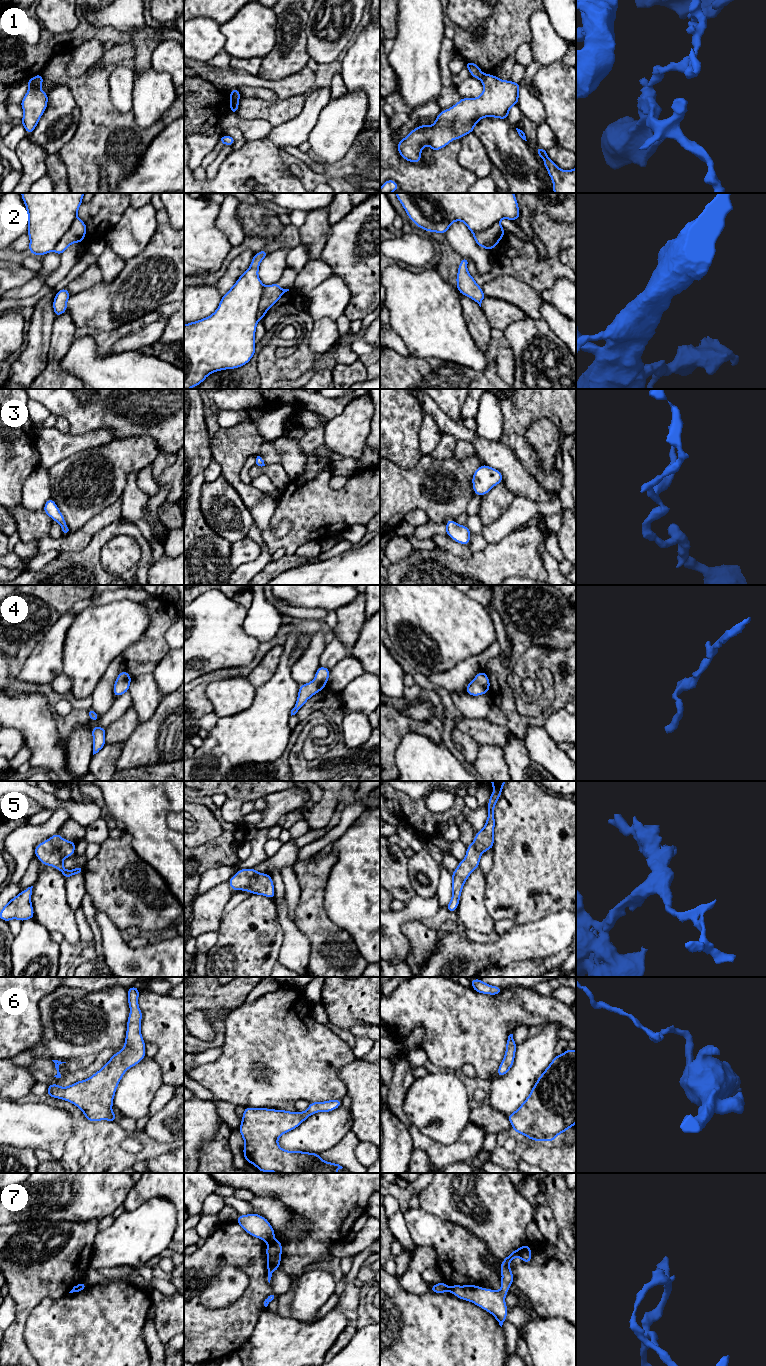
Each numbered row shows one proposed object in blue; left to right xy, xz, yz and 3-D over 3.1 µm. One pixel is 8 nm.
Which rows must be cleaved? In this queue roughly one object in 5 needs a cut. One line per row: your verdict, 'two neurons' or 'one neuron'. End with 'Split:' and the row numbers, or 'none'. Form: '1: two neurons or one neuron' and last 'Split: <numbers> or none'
1: two neurons
2: two neurons
3: one neuron
4: one neuron
5: one neuron
6: one neuron
7: two neurons
Split: 1, 2, 7

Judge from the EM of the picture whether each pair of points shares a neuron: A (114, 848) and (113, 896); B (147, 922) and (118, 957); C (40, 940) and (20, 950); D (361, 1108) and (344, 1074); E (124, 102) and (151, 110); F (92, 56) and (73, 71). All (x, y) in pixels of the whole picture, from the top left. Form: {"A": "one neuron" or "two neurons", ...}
{"A": "one neuron", "B": "two neurons", "C": "one neuron", "D": "one neuron", "E": "two neurons", "F": "one neuron"}

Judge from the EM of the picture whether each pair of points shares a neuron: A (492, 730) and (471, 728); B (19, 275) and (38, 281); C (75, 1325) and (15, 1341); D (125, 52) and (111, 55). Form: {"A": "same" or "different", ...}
{"A": "same", "B": "different", "C": "different", "D": "same"}

